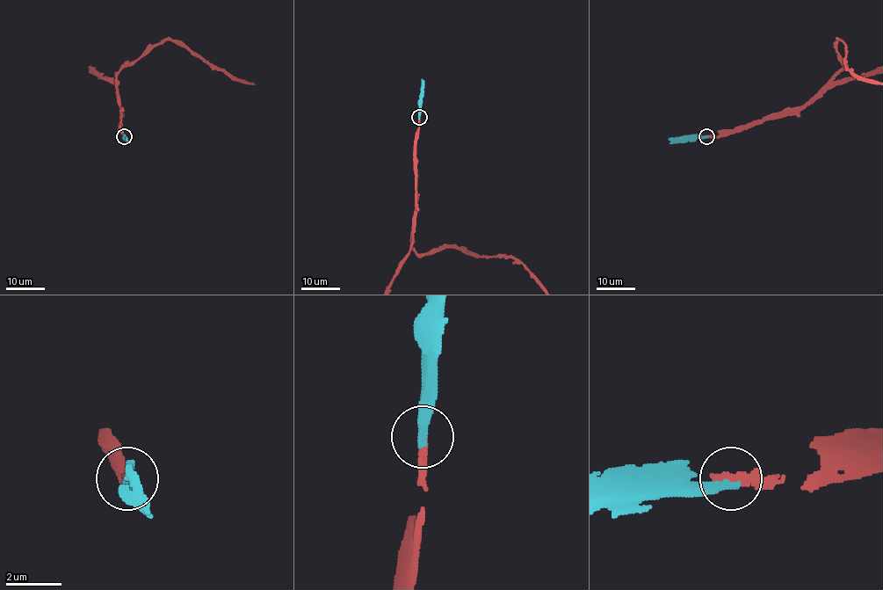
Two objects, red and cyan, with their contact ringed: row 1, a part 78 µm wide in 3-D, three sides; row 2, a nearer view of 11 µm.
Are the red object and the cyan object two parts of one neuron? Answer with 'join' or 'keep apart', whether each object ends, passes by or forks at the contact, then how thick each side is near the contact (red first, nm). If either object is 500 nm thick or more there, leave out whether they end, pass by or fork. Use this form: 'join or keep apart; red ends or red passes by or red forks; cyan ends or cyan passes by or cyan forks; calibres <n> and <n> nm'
join; red ends; cyan ends; calibres 320 and 400 nm

